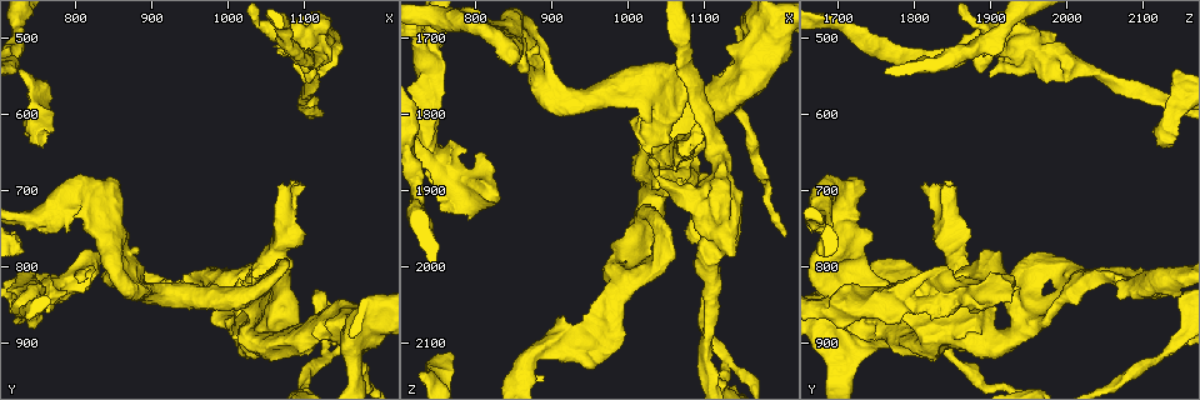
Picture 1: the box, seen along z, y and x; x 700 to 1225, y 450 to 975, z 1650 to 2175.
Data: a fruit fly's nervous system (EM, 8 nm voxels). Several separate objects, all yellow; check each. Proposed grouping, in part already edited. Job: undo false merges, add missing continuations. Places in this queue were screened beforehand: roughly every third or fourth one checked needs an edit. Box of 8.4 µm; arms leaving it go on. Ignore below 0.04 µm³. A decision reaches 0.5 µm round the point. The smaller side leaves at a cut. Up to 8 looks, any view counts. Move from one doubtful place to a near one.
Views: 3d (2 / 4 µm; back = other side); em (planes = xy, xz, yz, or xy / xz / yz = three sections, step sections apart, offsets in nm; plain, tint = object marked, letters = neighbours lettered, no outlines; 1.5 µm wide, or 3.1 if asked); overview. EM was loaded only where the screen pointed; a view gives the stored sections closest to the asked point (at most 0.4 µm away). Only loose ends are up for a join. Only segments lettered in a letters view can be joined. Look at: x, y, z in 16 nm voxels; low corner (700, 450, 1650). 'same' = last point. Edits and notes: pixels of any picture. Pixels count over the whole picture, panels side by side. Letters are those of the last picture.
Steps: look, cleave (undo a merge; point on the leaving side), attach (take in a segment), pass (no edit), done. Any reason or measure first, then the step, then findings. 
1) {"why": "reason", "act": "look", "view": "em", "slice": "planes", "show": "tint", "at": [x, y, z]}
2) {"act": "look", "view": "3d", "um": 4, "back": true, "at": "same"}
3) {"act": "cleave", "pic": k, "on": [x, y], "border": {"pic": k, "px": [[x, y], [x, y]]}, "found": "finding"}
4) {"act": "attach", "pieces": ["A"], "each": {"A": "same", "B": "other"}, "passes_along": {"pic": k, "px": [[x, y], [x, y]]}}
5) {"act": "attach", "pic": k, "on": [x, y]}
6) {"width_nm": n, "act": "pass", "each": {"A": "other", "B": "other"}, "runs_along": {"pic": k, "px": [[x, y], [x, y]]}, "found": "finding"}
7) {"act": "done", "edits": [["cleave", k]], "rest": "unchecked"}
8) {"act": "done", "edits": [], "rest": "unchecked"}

{"act": "look", "view": "em", "slice": "yz", "step": 8, "show": "letters", "at": [1000, 820, 2015]}

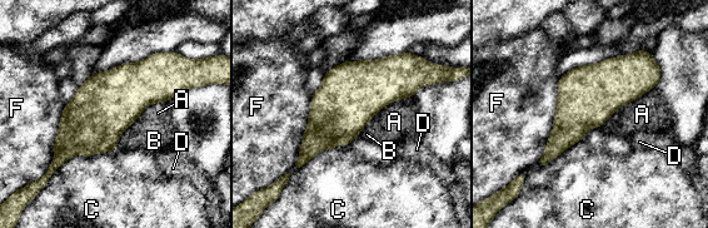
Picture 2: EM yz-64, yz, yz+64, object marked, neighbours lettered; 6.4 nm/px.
{"longest_contact_nm": ["F", 600], "act": "pass", "each": {"A": "other", "B": "other", "C": "other", "D": "other", "F": "other"}, "border": {"pic": 2, "px": [[559, 78], [553, 129], [536, 164]]}, "found": "continuous, no second cell"}

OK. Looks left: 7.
{"why": "free end", "act": "look", "view": "3d", "um": 2, "back": true, "at": [765, 635, 2135]}

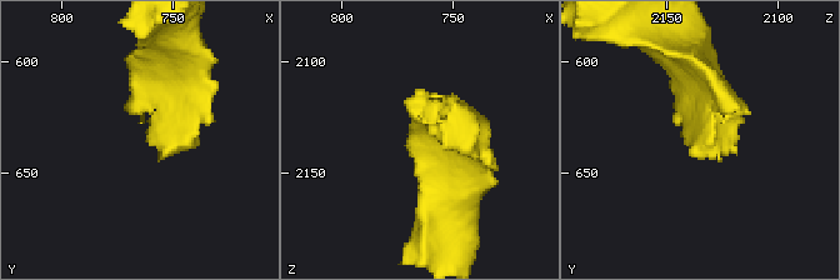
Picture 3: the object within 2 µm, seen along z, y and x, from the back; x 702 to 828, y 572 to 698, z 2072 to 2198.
{"why": "now the EM", "act": "look", "view": "em", "slice": "yz", "step": 8, "show": "letters", "at": [761, 637, 2131]}

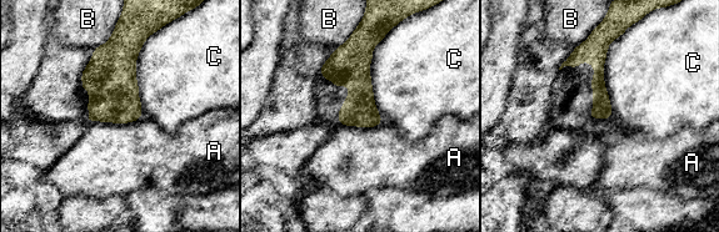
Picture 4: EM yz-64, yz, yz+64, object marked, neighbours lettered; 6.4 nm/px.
{"why": "another direction", "act": "look", "view": "em", "slice": "planes", "show": "letters", "at": "same"}

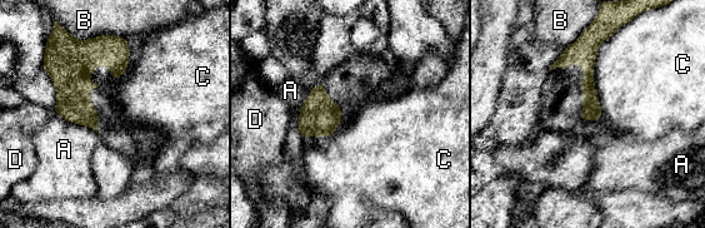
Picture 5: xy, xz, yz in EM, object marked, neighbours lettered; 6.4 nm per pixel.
{"act": "pass", "each": {"A": "other", "B": "other", "C": "other", "D": "other"}, "border": {"pic": 5, "px": [[615, 33], [594, 65], [601, 114]]}, "found": "none of them fits"}

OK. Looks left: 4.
{"why": "stops while still wide", "act": "look", "view": "3d", "um": 2, "at": [750, 825, 1925]}

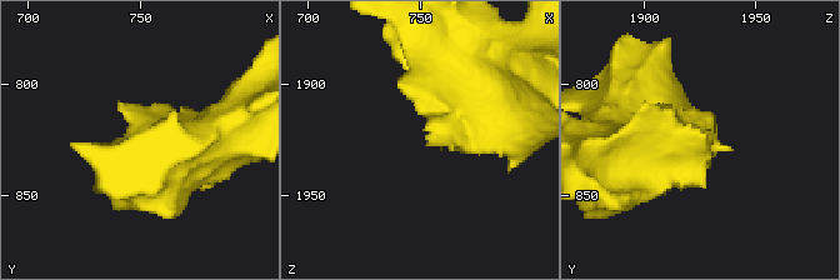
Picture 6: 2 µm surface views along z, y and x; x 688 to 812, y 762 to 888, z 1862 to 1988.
{"act": "look", "view": "em", "slice": "xy", "step": 4, "show": "letters", "at": [752, 824, 1927]}

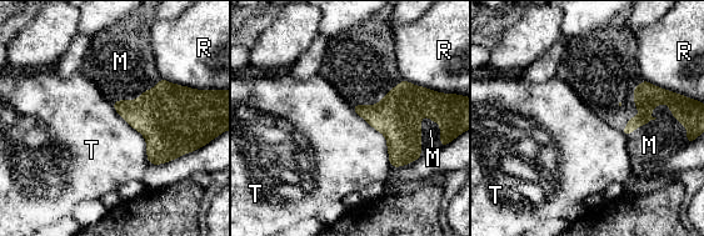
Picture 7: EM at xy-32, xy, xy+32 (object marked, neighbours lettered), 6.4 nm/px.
{"act": "look", "view": "em", "slice": "planes", "show": "letters", "at": "same"}

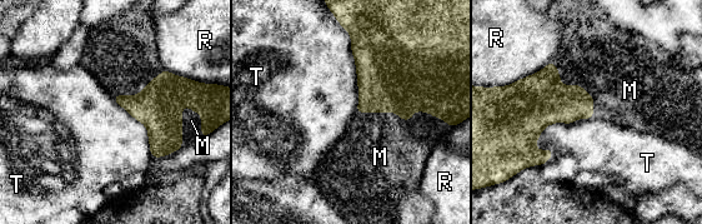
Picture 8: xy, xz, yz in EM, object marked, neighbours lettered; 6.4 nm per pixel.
{"longest_contact_nm": ["T", 600], "act": "attach", "pic": 8, "on": [380, 149], "each": {"M": "same", "R": "other", "T": "other"}, "passes_along": {"pic": 8, "px": [[402, 76], [399, 115], [380, 149]]}, "found": "the cell continues"}

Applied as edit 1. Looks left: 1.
{"act": "done", "edits": [["attach", 8]], "rest": "unchecked"}

